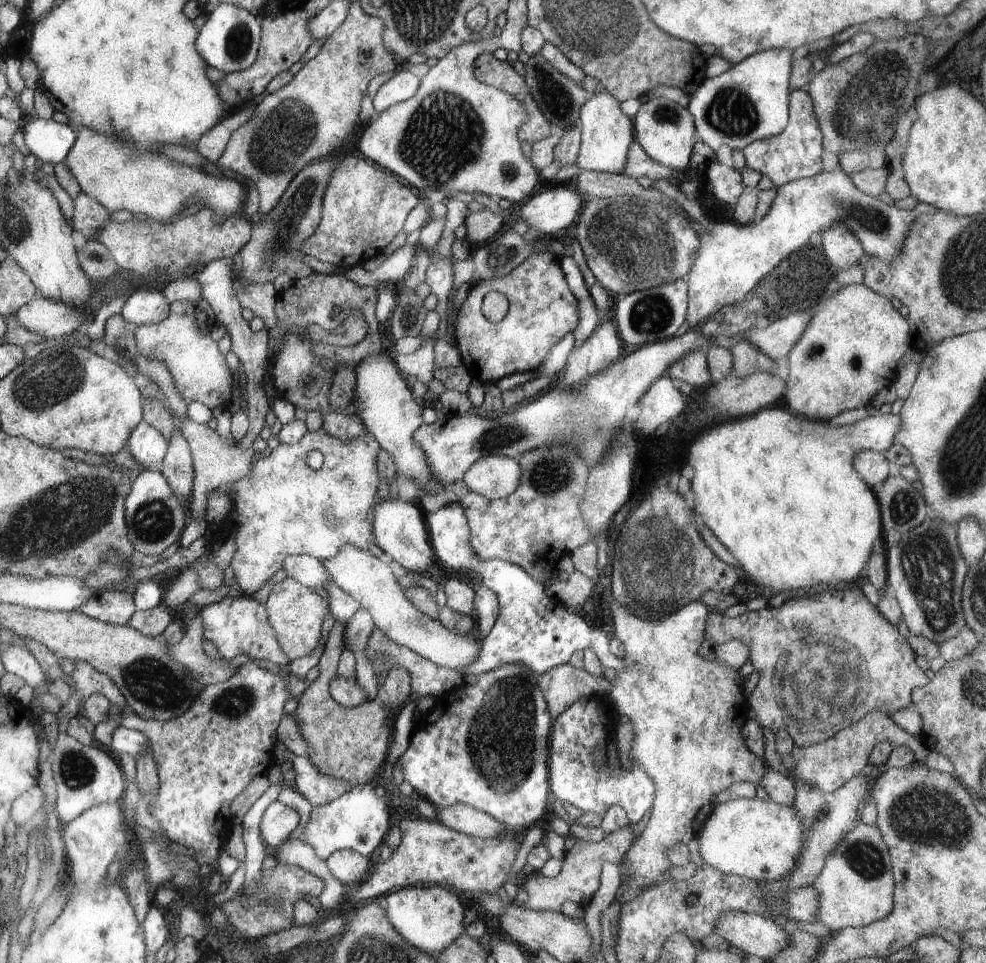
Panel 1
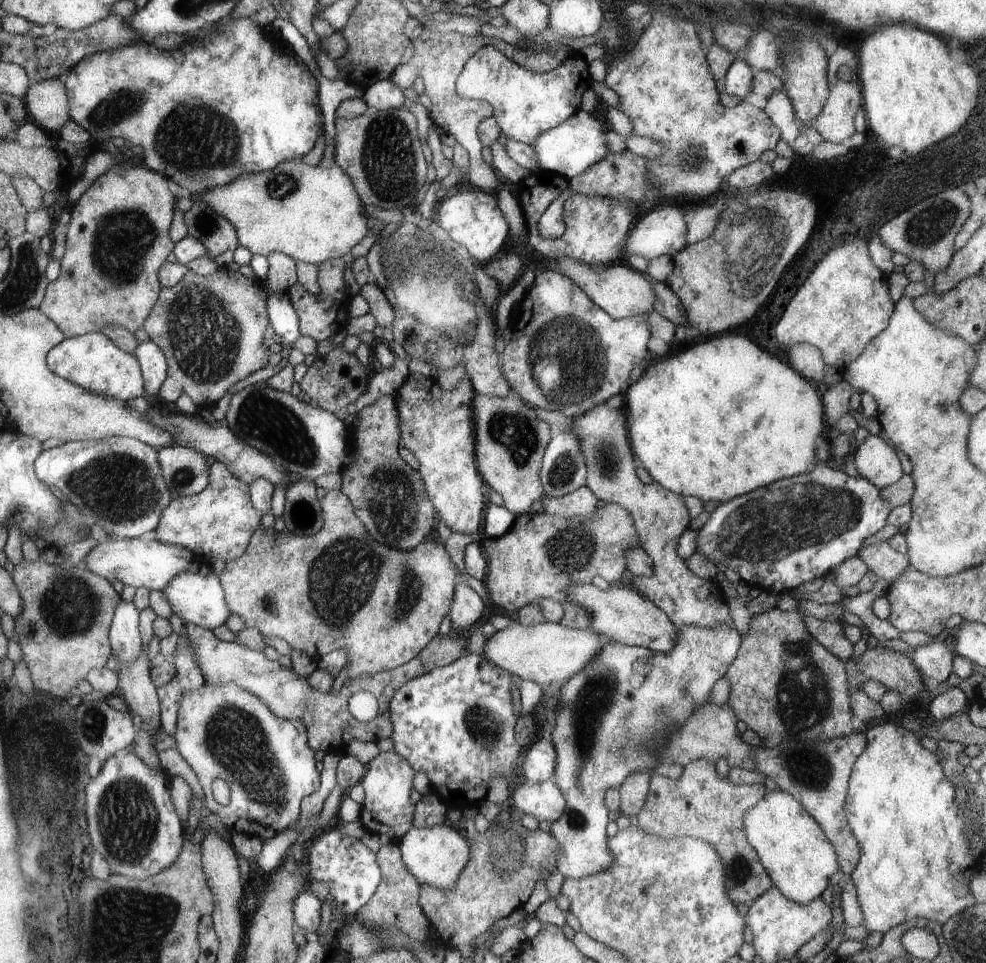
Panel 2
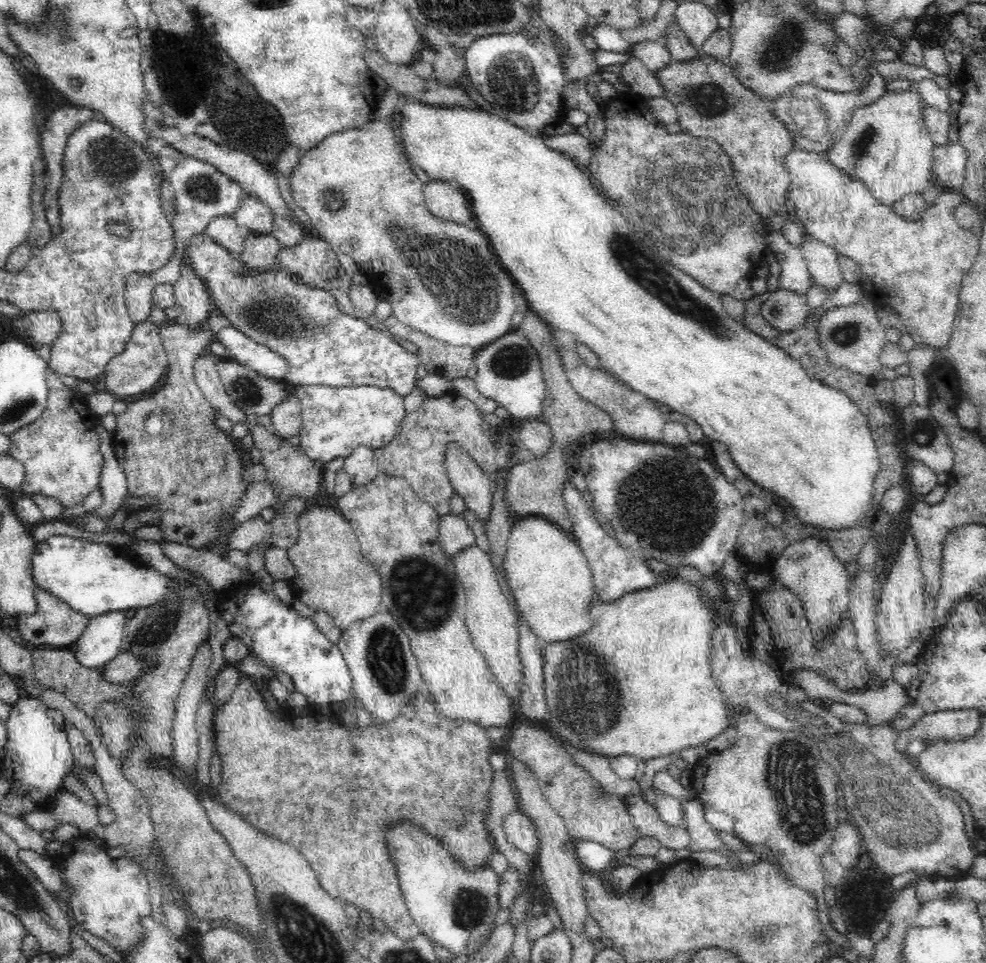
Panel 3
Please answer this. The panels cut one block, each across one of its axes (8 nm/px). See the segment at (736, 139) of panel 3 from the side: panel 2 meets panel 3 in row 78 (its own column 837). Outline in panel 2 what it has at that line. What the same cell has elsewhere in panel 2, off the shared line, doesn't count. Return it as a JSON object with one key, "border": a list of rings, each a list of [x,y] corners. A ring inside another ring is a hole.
{"border":[[[773,606],[763,614],[753,614],[745,634],[741,636],[737,656],[727,666],[723,678],[729,684],[727,706],[733,710],[735,718],[747,726],[747,730],[753,730],[763,740],[761,748],[775,748],[775,744],[781,742],[831,740],[851,734],[853,712],[849,706],[845,664],[809,636],[801,614],[797,612],[781,612]]]}

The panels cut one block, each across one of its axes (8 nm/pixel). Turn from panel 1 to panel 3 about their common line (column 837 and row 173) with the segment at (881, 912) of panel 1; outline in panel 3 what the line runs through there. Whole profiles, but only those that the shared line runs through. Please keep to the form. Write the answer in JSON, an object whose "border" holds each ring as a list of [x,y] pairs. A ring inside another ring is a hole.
{"border":[[[902,92],[902,94],[884,94],[874,104],[864,106],[864,108],[856,108],[850,116],[848,126],[834,140],[834,148],[826,154],[830,164],[840,168],[844,176],[864,182],[868,186],[870,194],[880,204],[890,206],[890,208],[894,204],[898,204],[904,196],[924,194],[924,190],[934,184],[934,178],[930,172],[932,172],[936,144],[932,140],[930,130],[924,124],[922,106],[924,106],[924,98],[918,92]]]}

